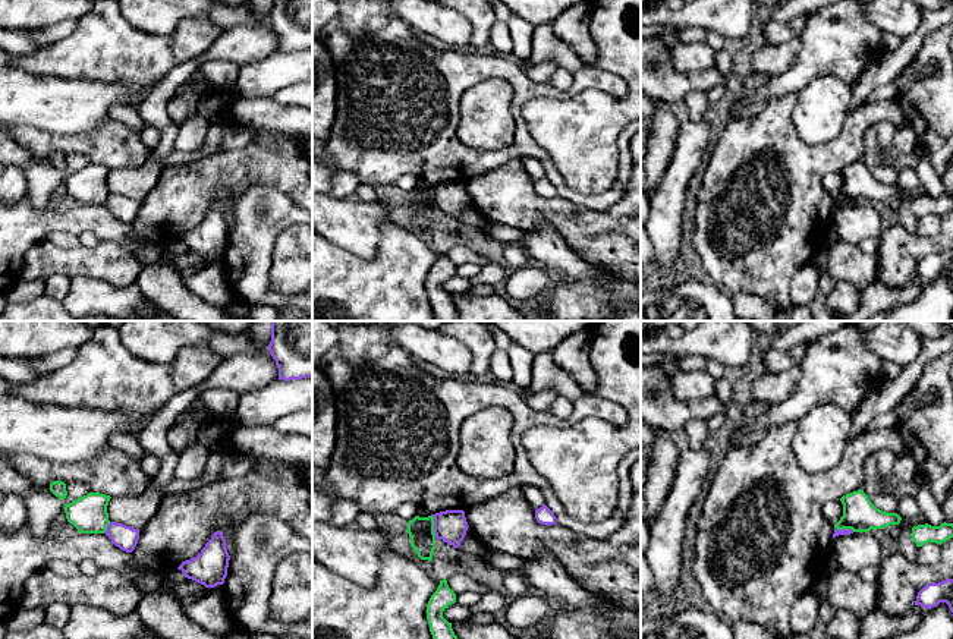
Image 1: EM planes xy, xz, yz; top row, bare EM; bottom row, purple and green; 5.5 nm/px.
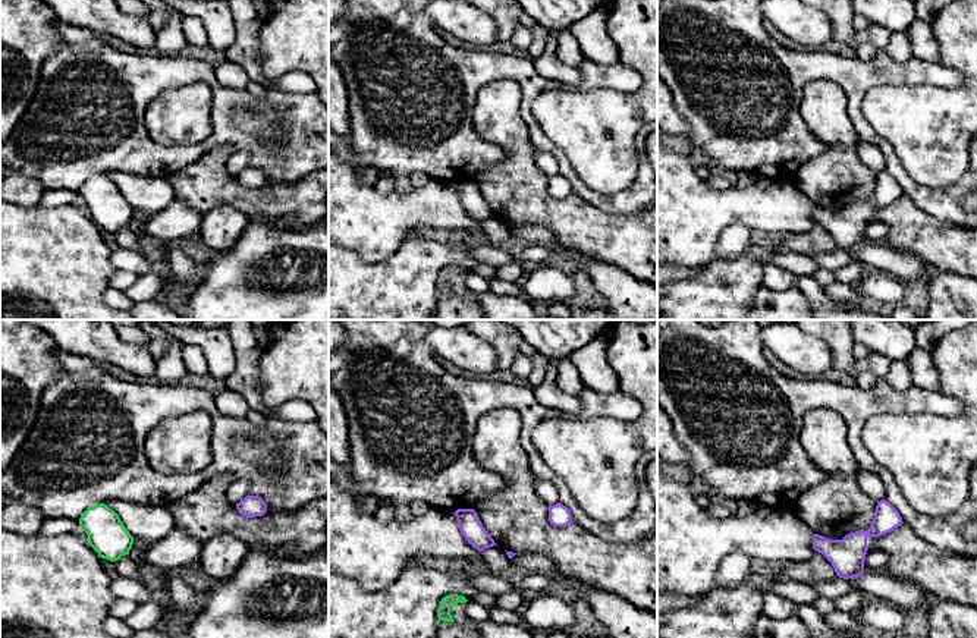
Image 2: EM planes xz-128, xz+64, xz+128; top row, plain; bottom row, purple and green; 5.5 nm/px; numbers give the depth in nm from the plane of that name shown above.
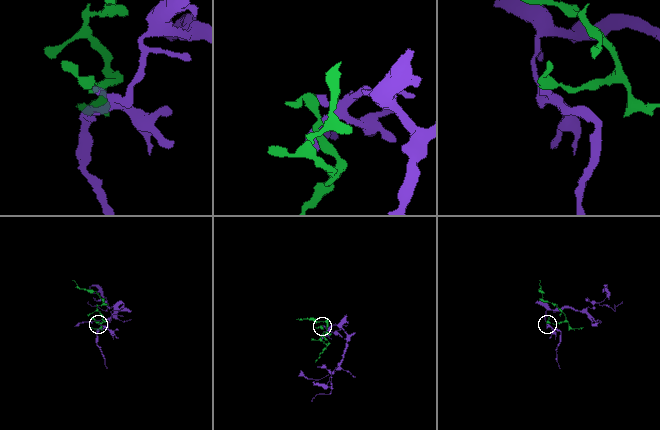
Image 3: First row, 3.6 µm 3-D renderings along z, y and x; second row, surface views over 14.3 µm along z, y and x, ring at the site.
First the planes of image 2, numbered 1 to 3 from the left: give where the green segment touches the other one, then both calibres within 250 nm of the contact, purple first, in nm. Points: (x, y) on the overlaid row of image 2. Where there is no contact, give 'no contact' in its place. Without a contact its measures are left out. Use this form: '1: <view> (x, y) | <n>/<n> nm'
1: no contact
2: no contact
3: no contact

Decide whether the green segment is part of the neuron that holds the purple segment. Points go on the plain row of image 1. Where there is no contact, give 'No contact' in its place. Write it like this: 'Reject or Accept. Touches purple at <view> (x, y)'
Reject. Touches purple at xz (434, 198)

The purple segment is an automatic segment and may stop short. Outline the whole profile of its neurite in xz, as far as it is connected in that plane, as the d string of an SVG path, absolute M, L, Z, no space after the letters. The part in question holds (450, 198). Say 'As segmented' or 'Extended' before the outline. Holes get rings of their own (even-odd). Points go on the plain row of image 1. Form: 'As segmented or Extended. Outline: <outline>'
As segmented. Outline: M446 182L433 186L433 189L435 210L443 211L455 220L459 220L469 199L465 189L465 183Z

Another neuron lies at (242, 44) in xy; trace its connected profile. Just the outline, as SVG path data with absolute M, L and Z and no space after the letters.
M270 22L258 26L238 25L223 31L204 54L207 60L224 60L239 67L268 59L279 51L279 40Z

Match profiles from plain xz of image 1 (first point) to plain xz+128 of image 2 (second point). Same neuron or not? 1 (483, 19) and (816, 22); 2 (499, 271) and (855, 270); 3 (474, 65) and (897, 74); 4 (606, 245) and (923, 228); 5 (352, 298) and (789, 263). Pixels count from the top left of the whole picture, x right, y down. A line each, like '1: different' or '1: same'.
1: different
2: same
3: same
4: same
5: same

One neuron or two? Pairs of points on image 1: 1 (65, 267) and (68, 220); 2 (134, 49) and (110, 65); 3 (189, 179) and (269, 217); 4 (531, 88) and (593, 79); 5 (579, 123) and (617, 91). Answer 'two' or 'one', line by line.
1: two
2: one
3: two
4: one
5: two

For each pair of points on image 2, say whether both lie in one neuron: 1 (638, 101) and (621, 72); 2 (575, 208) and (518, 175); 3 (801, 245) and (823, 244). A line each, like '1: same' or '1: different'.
1: different
2: same
3: same

